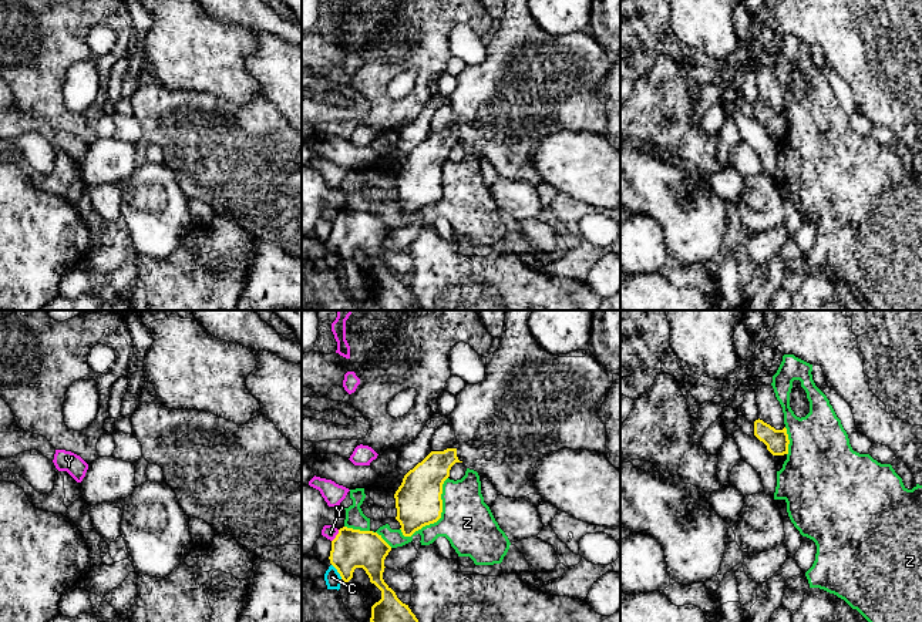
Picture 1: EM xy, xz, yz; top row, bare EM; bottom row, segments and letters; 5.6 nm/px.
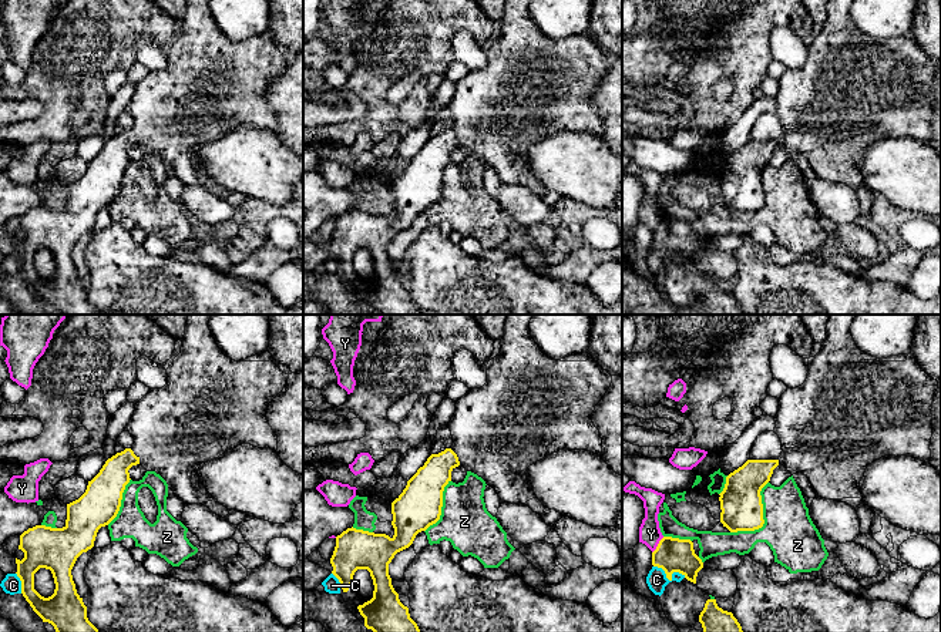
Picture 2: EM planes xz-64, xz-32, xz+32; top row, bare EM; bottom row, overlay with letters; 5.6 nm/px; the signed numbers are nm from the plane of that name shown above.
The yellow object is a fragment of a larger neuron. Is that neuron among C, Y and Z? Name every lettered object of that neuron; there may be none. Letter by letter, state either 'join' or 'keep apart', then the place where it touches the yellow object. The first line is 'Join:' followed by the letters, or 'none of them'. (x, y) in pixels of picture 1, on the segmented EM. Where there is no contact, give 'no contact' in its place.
Join: none of them
C: keep apart; meets yellow in xz at (337, 571)
Y: keep apart; meets yellow in xz at (336, 535)
Z: keep apart; meets yellow in xz at (440, 515)

